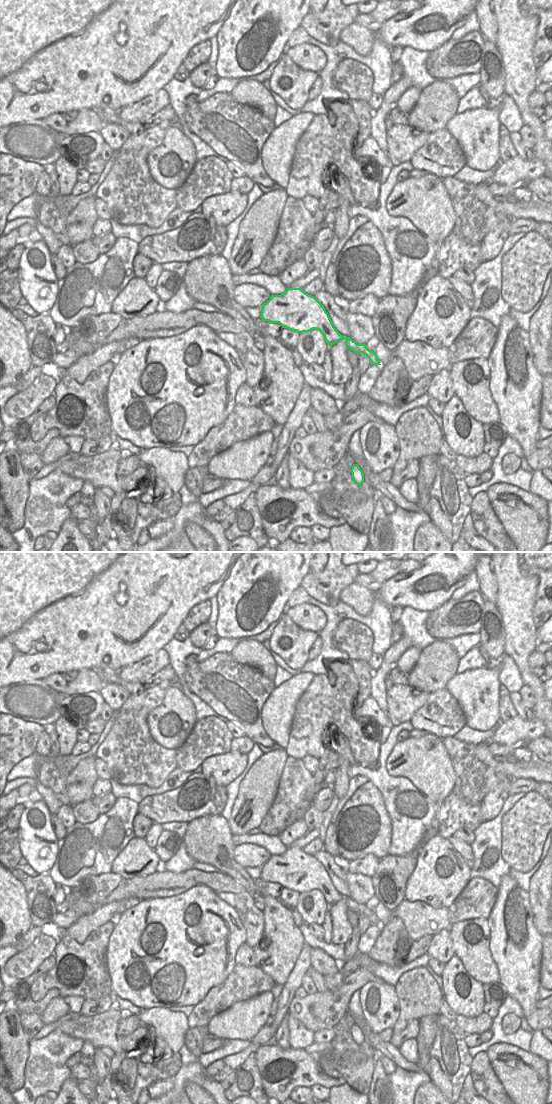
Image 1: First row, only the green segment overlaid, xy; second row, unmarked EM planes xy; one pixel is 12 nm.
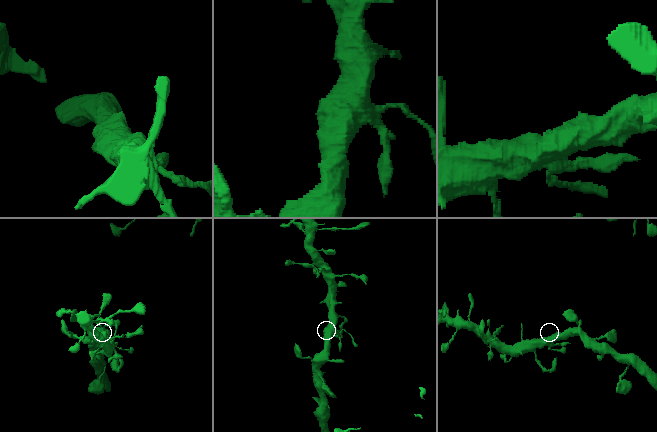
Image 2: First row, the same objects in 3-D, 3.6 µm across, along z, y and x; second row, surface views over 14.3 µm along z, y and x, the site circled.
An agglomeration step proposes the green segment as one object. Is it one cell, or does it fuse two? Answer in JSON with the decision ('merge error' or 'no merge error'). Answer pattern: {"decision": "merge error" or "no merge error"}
{"decision": "no merge error"}

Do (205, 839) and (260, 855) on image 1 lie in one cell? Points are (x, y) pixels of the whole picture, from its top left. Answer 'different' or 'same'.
different

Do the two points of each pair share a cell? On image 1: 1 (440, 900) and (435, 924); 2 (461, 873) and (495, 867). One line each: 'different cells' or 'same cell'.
1: different cells
2: different cells

